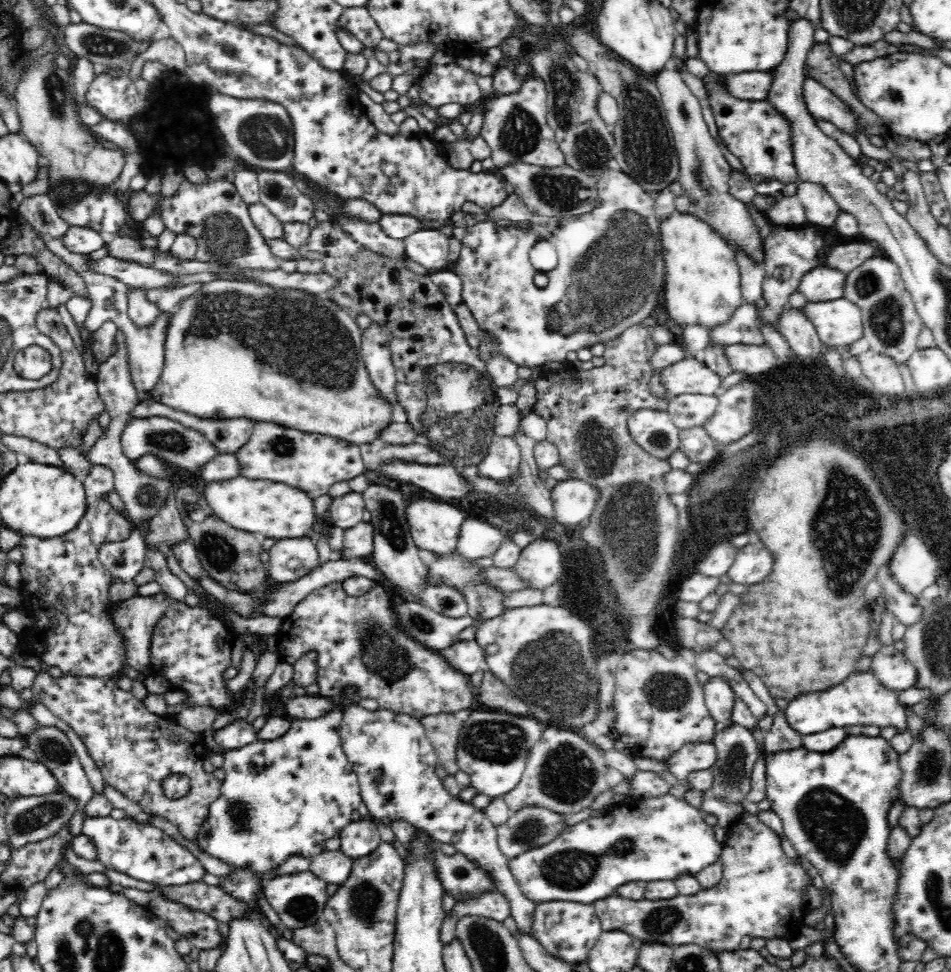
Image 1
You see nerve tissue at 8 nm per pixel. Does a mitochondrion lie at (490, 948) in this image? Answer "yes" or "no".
yes

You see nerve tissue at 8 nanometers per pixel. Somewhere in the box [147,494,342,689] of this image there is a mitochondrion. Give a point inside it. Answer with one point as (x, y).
(221, 551)

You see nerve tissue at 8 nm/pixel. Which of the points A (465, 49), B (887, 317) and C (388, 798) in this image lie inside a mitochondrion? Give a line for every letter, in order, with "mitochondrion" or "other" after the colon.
A: other
B: mitochondrion
C: mitochondrion

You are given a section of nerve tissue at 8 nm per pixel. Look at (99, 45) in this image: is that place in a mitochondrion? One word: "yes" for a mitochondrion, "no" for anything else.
yes

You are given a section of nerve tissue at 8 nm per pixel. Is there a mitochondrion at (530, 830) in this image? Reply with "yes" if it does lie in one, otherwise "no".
yes

